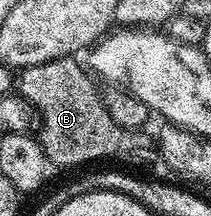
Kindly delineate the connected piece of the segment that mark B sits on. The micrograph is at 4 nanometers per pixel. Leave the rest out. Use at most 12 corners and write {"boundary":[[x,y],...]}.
{"boundary":[[73,56],[23,69],[53,166],[153,150]]}

